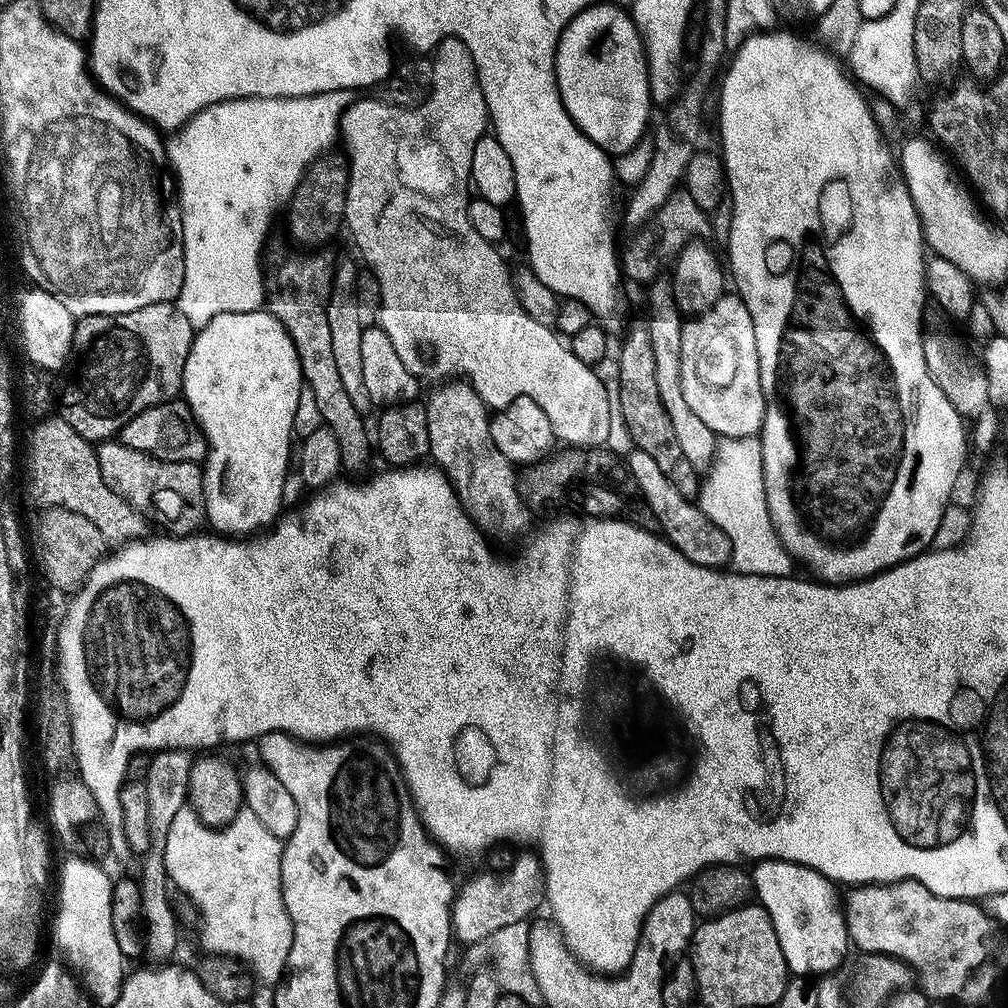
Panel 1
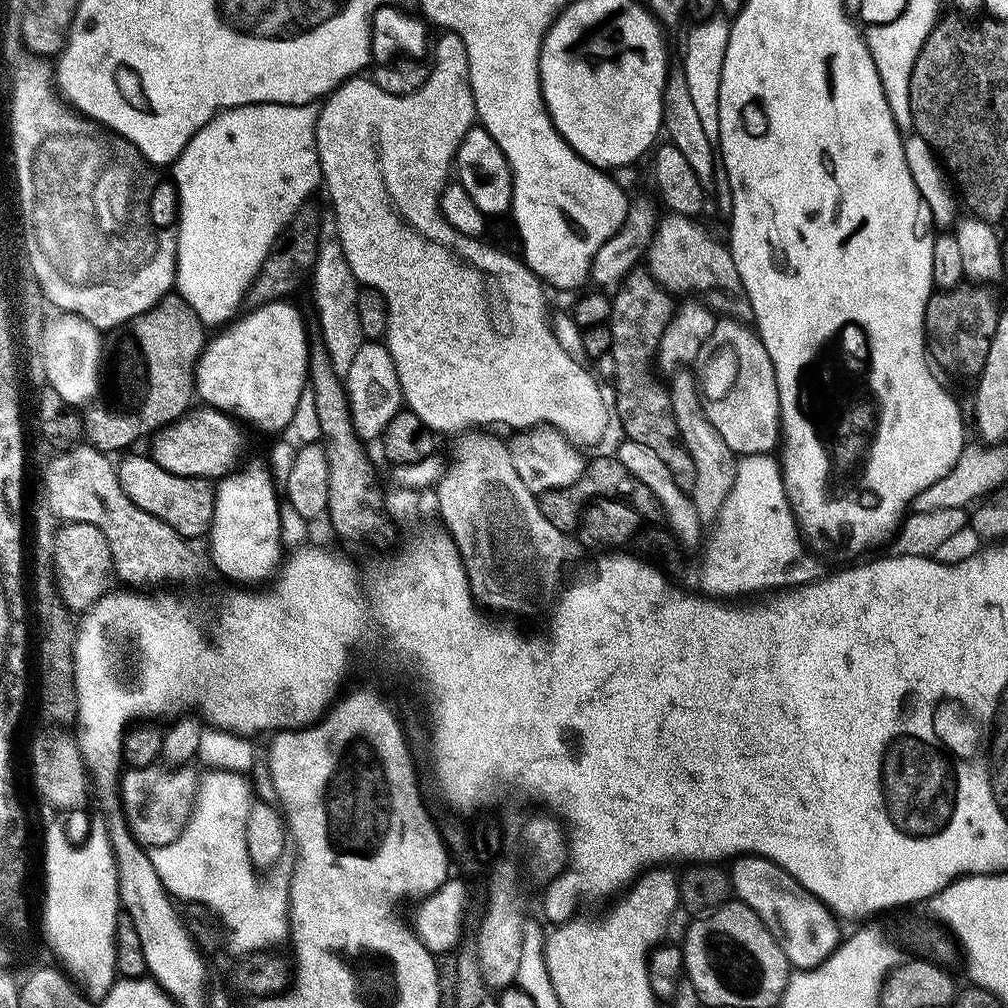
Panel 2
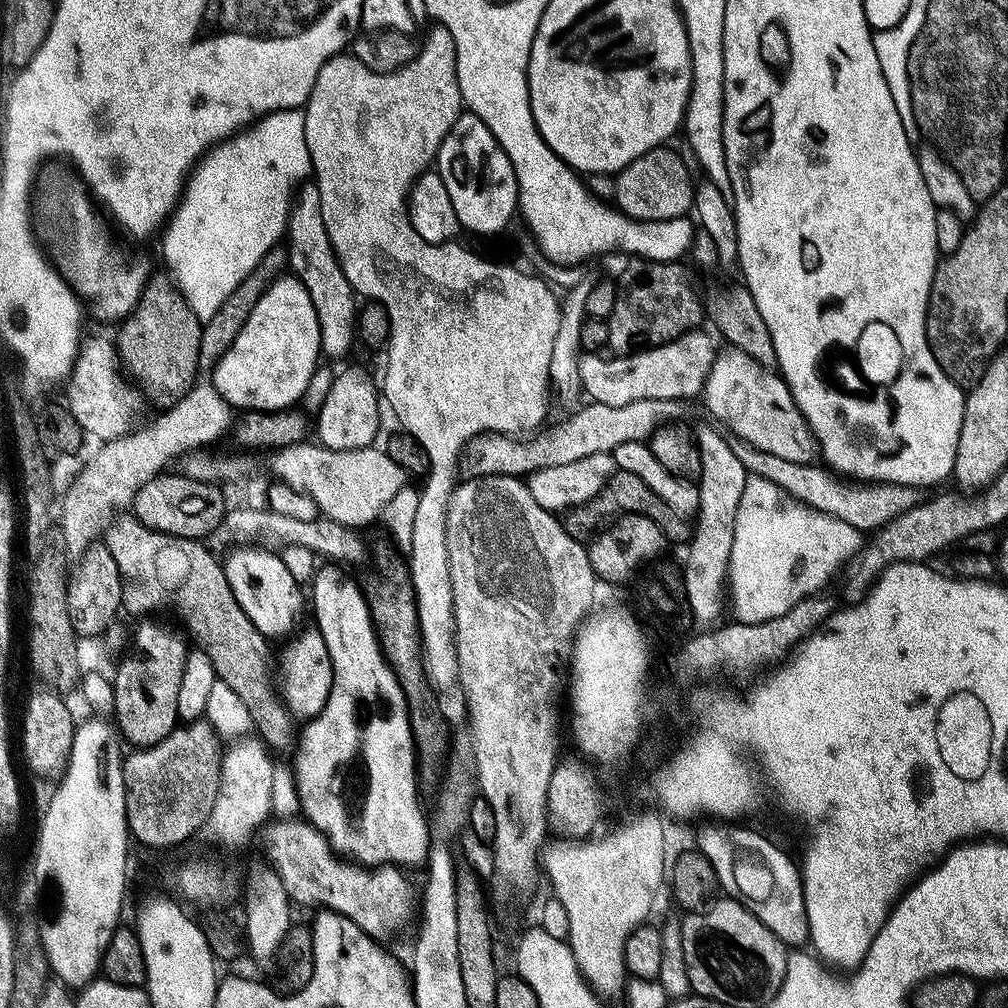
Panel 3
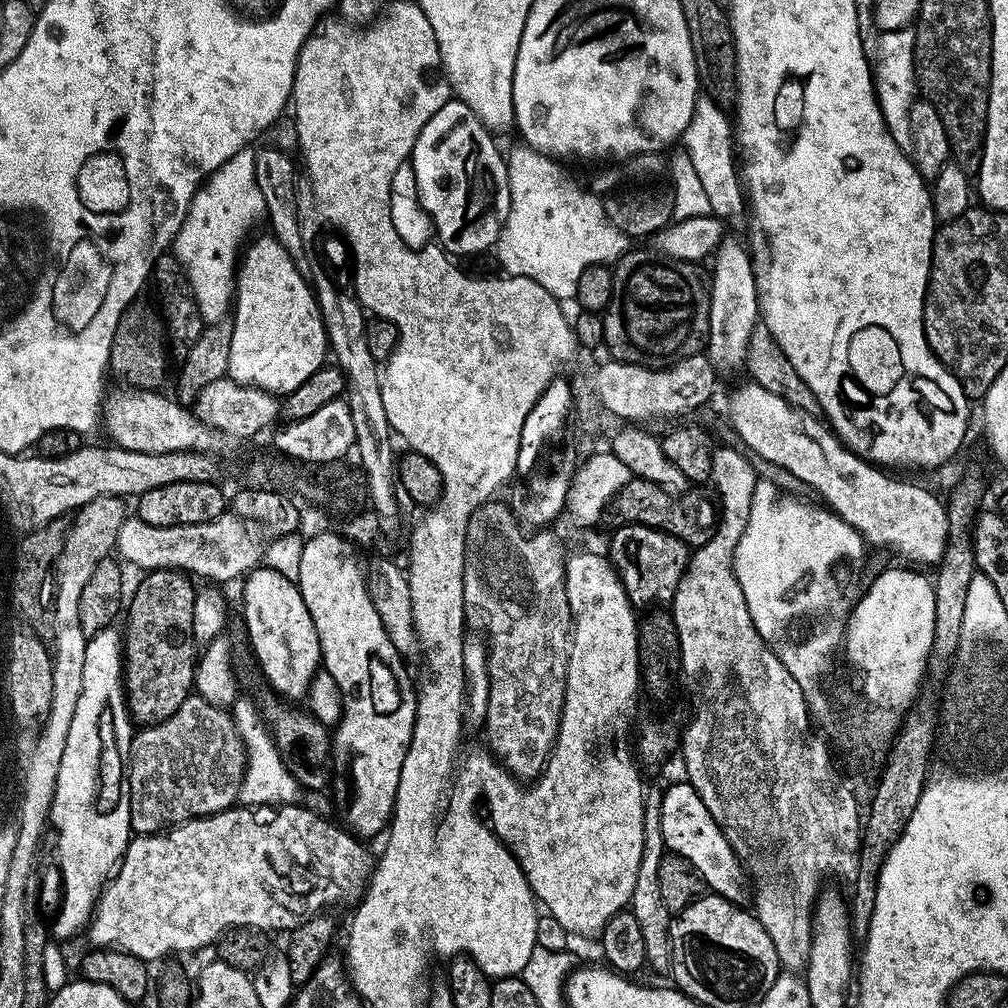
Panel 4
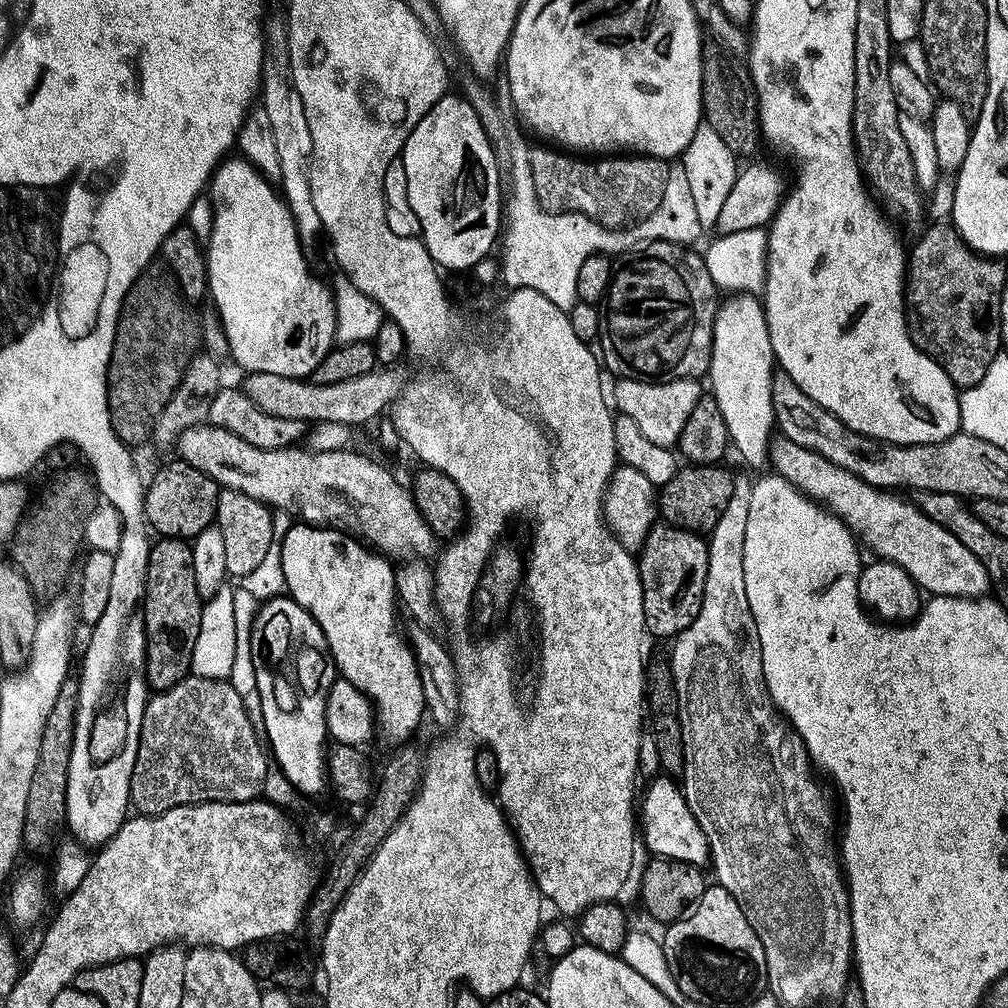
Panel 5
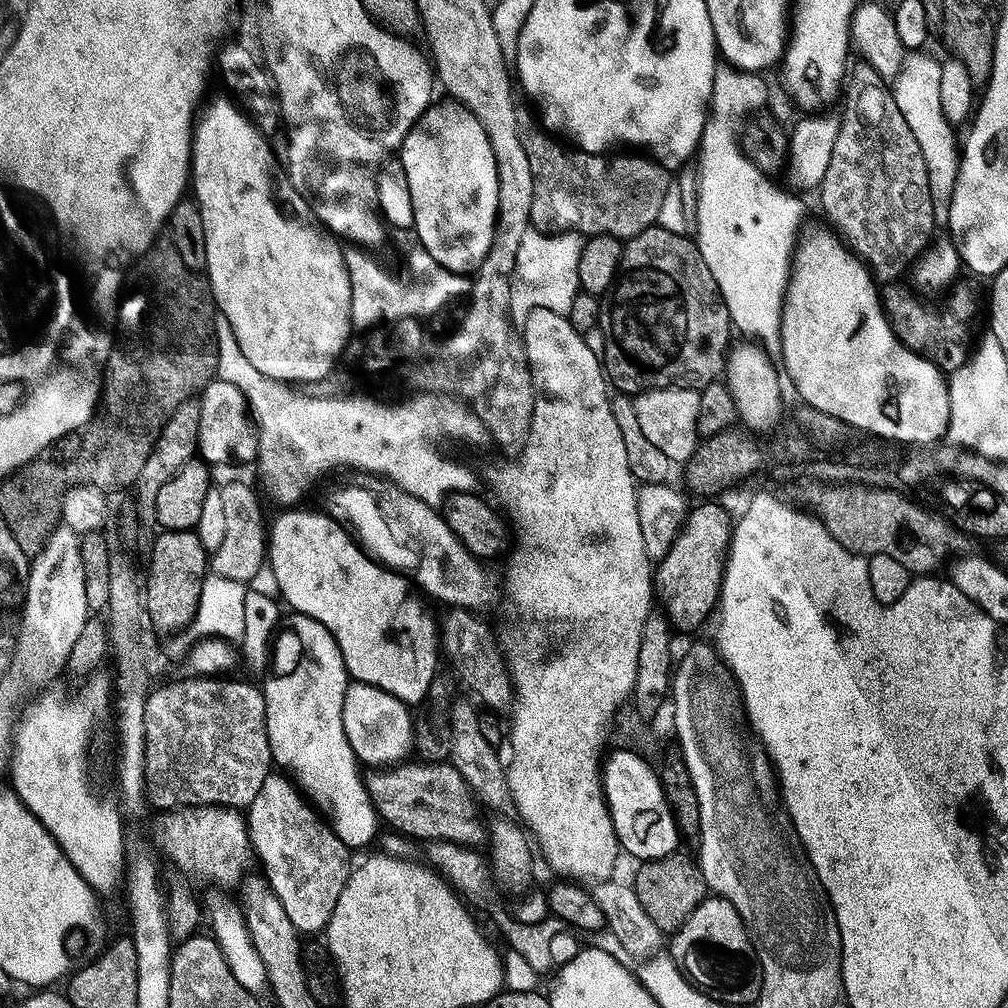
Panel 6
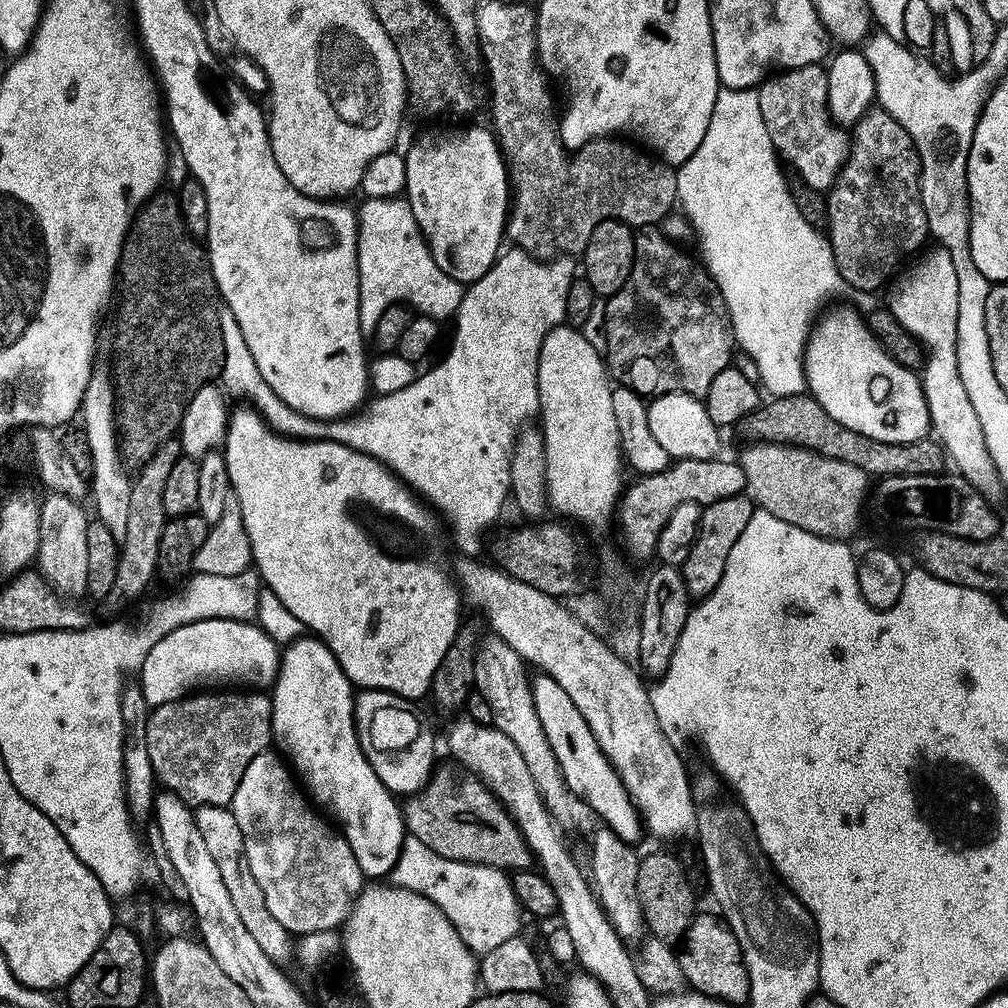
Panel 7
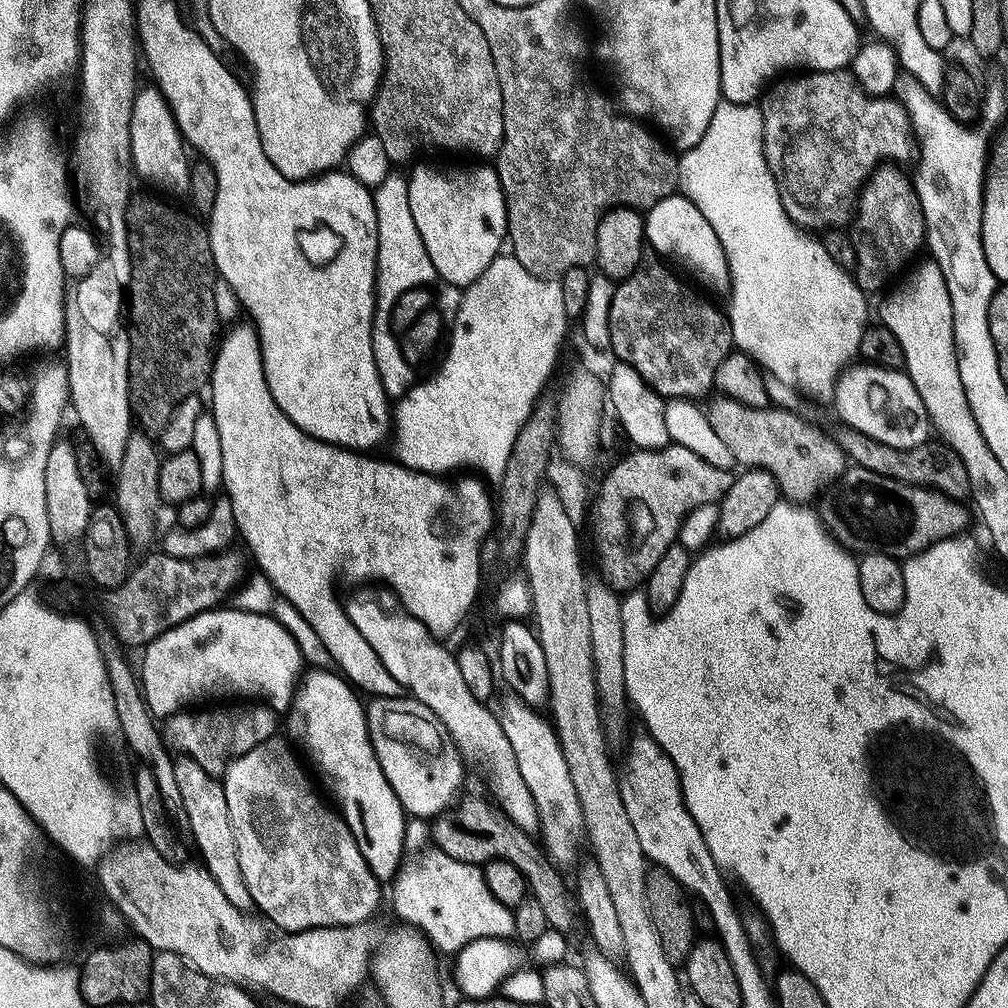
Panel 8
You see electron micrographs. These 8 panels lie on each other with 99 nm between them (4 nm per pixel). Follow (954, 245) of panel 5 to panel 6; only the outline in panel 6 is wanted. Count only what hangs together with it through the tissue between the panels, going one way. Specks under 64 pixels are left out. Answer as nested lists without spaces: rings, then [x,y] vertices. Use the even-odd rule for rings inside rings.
[[[896,282],[883,285],[880,293],[884,313],[898,339],[914,354],[926,358],[945,374],[957,372],[968,361],[974,348],[972,323],[976,320],[976,292],[968,284],[959,284],[951,289],[953,292],[940,305],[919,300],[911,292],[911,287],[899,288],[901,285]]]

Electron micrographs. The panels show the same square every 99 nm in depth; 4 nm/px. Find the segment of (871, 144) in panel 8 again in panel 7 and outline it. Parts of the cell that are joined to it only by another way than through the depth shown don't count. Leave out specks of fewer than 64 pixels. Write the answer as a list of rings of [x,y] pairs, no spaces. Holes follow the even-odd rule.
[[[807,64],[804,67],[791,68],[767,77],[758,87],[759,109],[766,130],[770,133],[777,155],[798,172],[799,176],[812,188],[827,191],[836,180],[850,147],[849,133],[832,122],[828,115],[828,73],[820,64]]]

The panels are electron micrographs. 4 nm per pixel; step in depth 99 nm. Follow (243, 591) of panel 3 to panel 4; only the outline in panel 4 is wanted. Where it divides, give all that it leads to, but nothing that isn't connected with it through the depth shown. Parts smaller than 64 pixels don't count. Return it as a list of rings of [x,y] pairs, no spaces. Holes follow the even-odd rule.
[[[259,566],[243,577],[242,584],[244,628],[248,631],[248,644],[260,663],[260,672],[268,679],[267,687],[285,701],[303,701],[322,661],[320,639],[314,630],[310,610],[306,610],[299,583],[284,578],[274,569]]]

